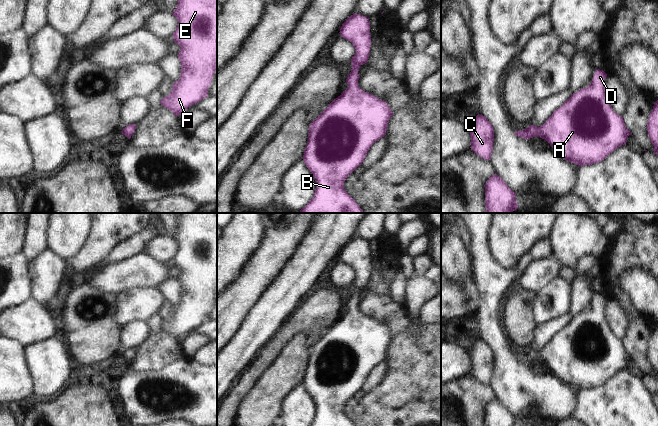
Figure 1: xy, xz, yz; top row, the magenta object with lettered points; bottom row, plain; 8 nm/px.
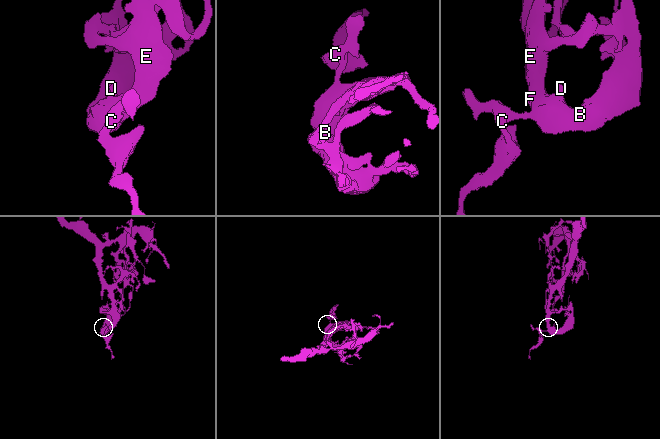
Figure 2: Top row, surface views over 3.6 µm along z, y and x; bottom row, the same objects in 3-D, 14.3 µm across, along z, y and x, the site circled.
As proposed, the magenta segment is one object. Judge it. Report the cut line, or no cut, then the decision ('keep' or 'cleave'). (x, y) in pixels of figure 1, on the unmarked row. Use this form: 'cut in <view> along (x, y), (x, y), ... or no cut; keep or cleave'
no cut; keep

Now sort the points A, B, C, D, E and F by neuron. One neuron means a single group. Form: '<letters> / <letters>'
A B C D E F

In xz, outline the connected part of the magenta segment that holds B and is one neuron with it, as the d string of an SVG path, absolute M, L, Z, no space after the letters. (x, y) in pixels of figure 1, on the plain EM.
M354 237L342 248L339 257L353 268L356 276L346 303L348 312L310 347L303 384L316 405L316 413L309 426L356 426L344 413L344 406L362 389L370 371L386 359L388 346L394 338L386 326L358 310L358 295L361 289L368 286L372 268L369 242Z

